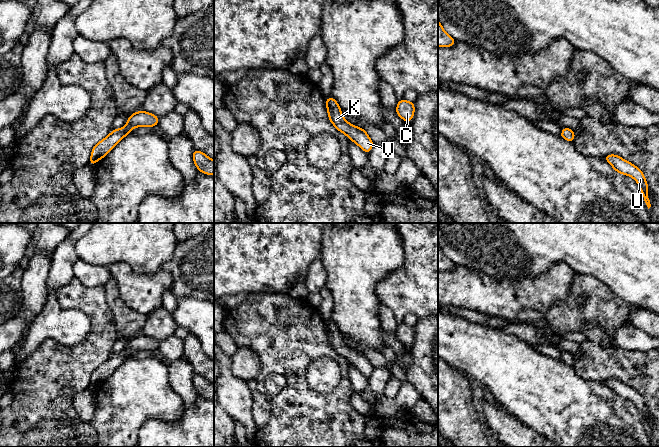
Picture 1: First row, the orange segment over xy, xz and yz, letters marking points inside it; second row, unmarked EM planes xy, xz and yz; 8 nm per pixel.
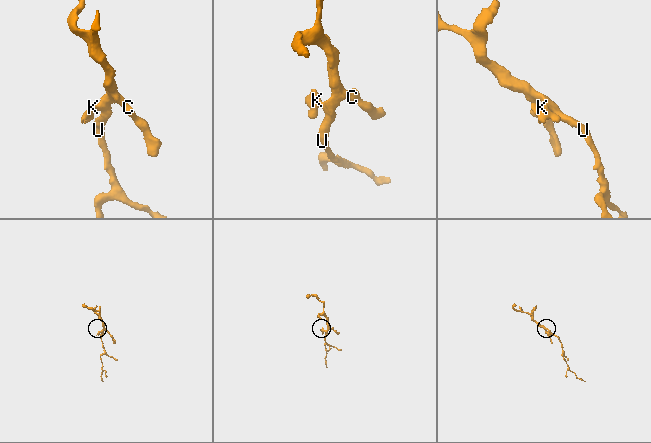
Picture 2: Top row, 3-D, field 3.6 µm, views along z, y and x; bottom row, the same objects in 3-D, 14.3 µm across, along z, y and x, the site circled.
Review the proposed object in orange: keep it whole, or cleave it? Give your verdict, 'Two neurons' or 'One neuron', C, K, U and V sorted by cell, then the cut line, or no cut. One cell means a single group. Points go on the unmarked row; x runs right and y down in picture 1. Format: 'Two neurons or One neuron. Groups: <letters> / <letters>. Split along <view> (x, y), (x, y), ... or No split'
One neuron. Groups: C K U V. No split

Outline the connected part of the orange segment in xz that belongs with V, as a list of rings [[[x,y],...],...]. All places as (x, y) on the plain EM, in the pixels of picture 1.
[[[334,321],[326,322],[326,331],[330,346],[339,355],[344,357],[349,364],[356,367],[366,378],[368,378],[374,370],[374,367],[368,360],[367,356],[357,350],[347,346],[341,338],[341,332]]]

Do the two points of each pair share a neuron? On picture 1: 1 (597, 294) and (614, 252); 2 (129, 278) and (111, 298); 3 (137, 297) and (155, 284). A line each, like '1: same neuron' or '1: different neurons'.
1: different neurons
2: different neurons
3: same neuron

